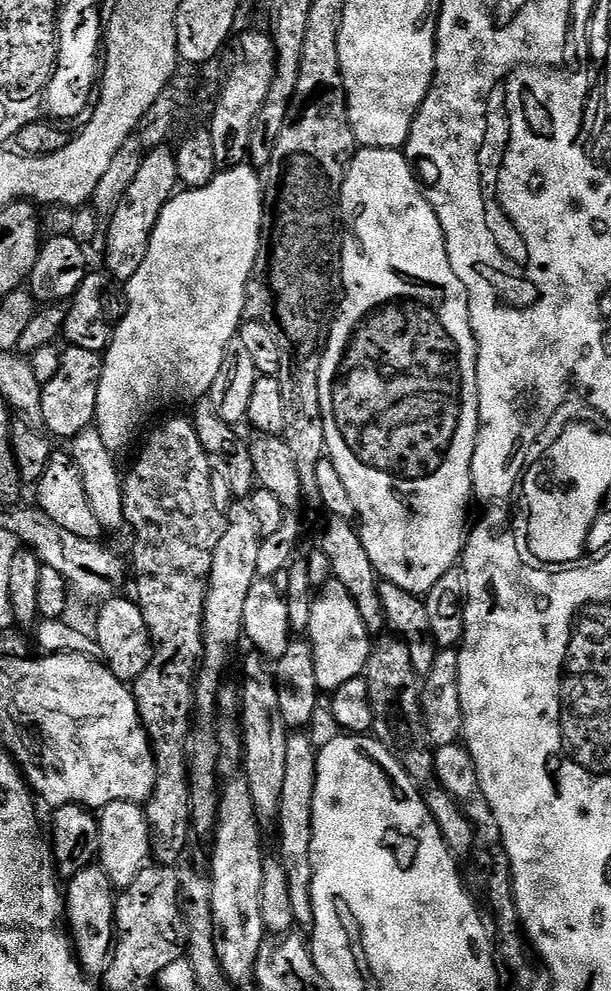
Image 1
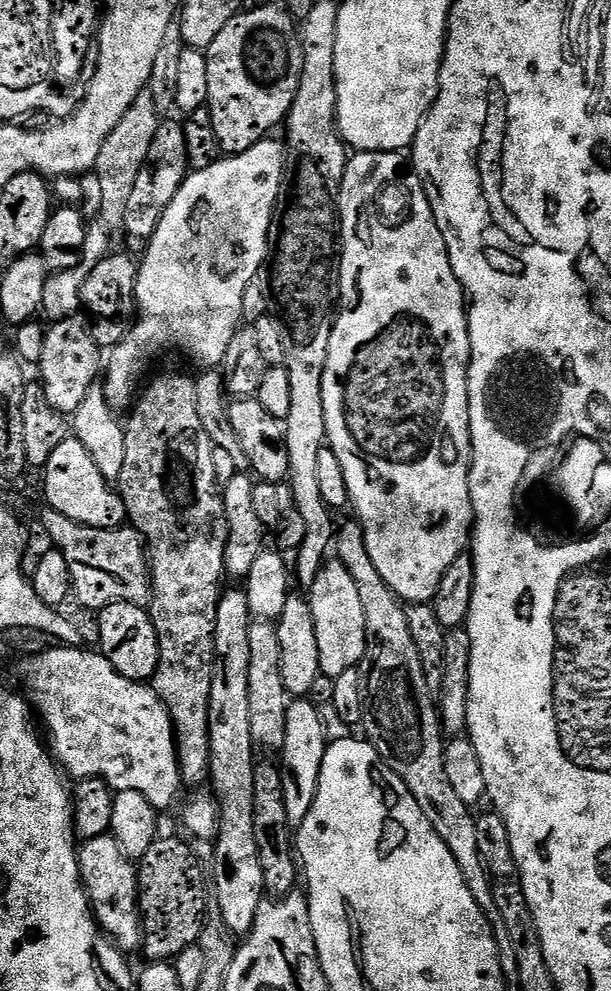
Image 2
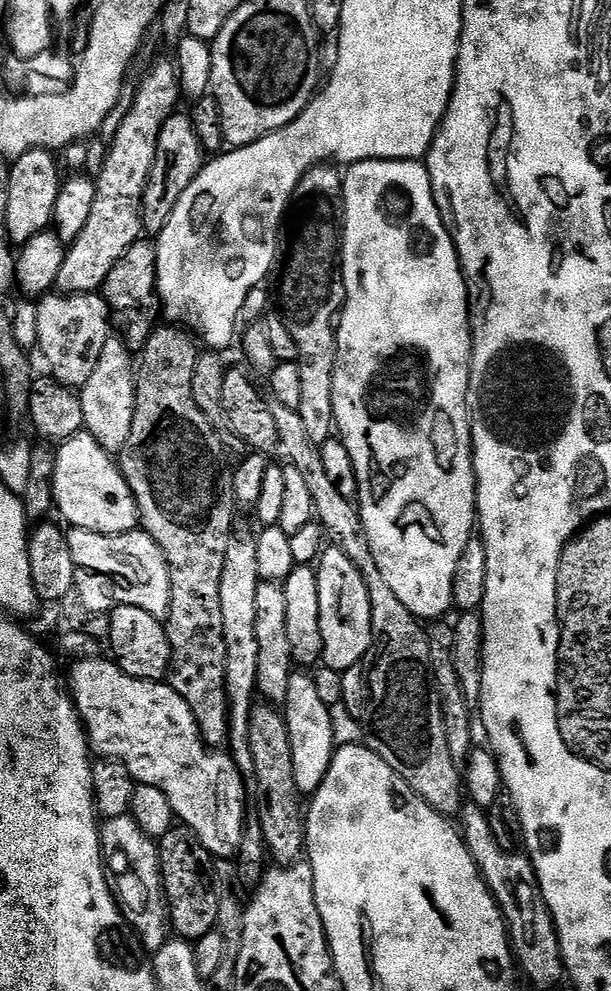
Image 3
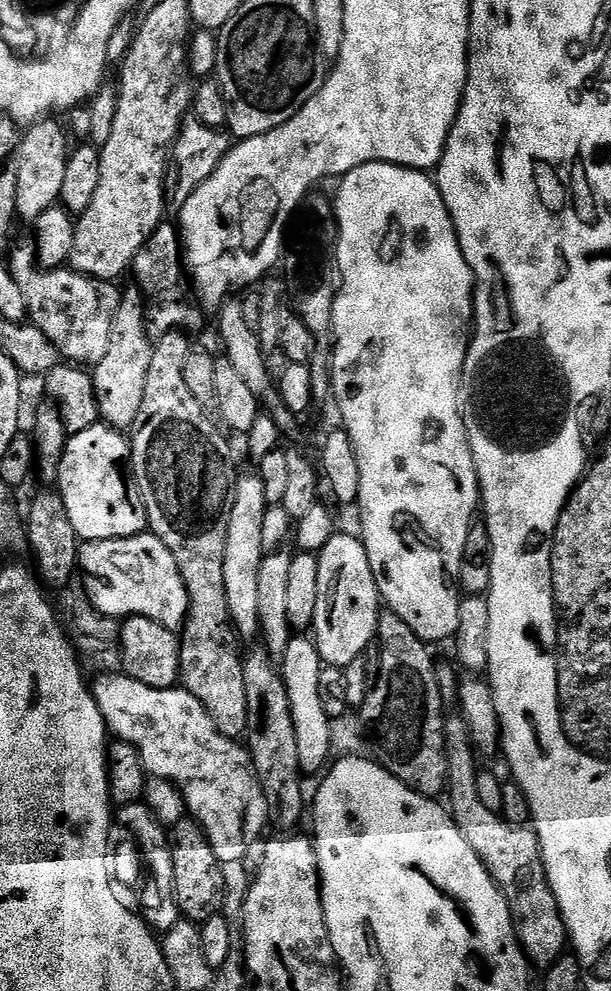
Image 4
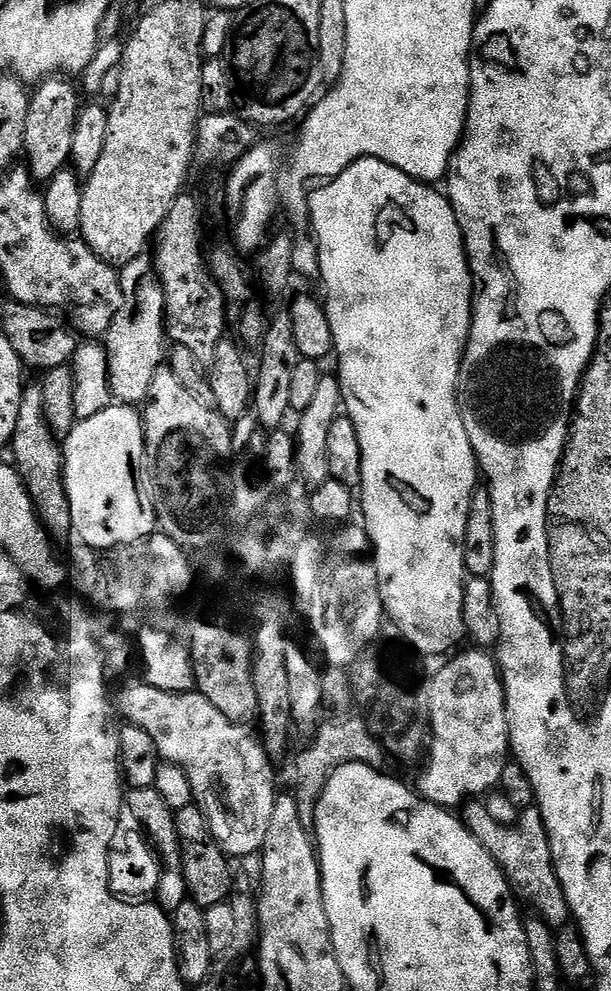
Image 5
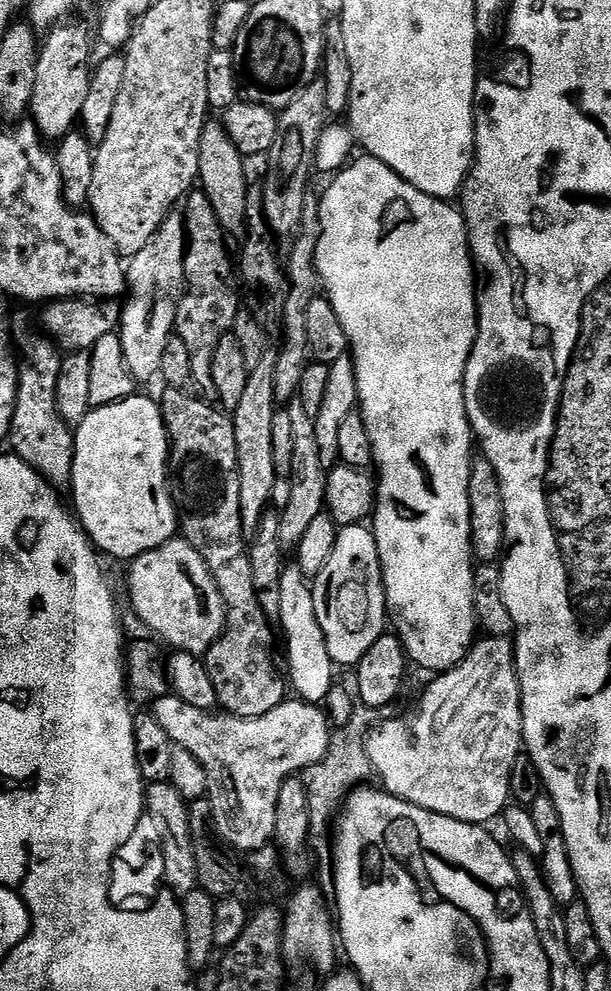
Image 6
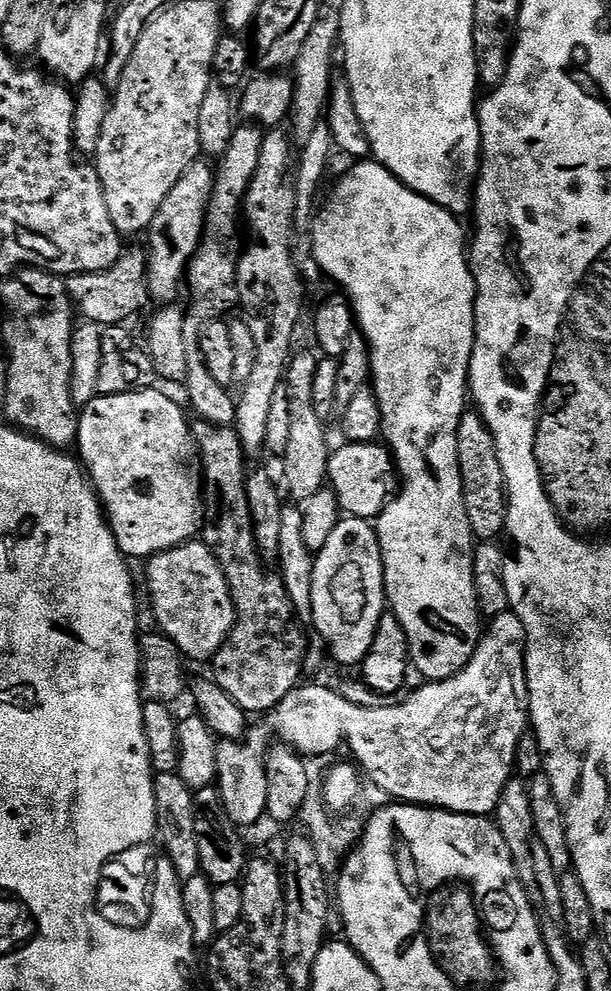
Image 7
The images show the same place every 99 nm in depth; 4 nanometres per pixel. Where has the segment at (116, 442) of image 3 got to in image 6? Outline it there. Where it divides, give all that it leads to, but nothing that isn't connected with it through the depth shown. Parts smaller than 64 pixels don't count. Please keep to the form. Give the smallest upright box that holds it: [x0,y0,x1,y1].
[118,210,187,378]

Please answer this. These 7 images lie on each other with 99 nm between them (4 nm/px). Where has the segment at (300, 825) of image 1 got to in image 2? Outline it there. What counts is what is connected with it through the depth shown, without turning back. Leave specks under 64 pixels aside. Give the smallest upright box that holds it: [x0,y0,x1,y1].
[282,698,330,826]

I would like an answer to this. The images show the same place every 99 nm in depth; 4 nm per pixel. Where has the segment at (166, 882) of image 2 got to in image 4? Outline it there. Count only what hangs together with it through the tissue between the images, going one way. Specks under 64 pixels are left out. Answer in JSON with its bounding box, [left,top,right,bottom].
[166,818,224,922]

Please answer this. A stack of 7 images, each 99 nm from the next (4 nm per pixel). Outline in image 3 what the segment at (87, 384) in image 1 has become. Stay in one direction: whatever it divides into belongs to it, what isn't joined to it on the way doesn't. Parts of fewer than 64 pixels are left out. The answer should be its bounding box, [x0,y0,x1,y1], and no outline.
[36,292,110,390]

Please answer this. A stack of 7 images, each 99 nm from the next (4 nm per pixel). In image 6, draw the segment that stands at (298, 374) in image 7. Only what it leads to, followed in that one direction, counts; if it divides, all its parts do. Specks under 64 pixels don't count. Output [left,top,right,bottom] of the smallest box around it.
[279,402,327,550]

